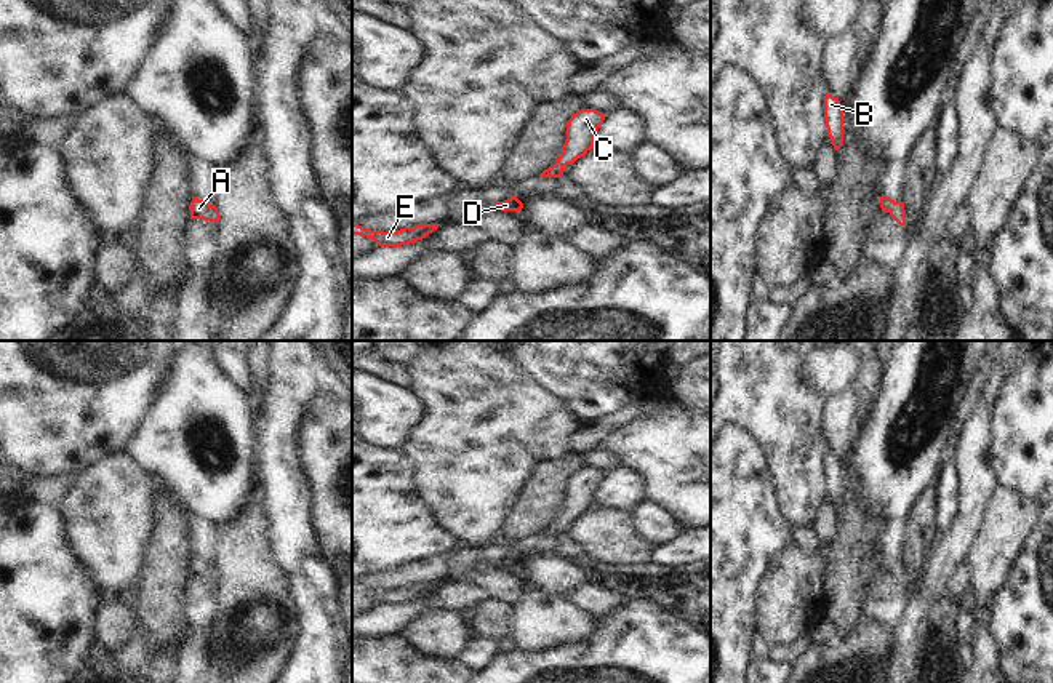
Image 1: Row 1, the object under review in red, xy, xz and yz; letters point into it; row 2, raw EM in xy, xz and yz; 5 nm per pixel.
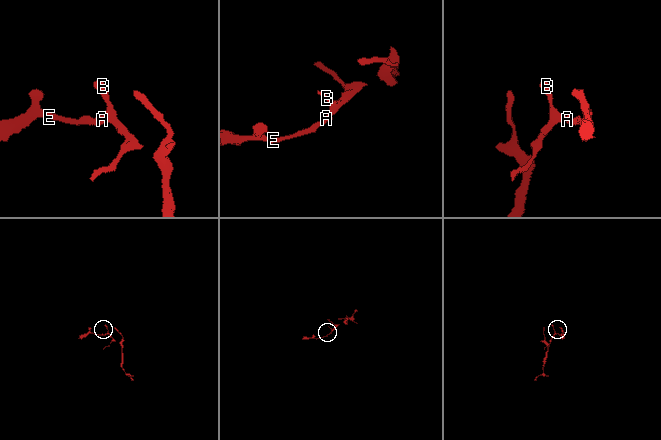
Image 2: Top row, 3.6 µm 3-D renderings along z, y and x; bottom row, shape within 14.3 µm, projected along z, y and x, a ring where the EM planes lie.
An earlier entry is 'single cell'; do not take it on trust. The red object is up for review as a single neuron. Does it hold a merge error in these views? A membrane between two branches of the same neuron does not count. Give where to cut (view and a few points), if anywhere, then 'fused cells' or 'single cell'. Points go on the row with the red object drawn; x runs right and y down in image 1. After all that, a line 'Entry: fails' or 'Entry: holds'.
no cut; single cell
Entry: holds

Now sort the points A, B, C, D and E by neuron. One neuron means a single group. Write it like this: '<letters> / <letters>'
A B C D E

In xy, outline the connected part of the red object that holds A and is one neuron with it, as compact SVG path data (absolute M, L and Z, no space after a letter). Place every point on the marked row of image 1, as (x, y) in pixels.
M197 197L192 198L189 210L190 210L190 219L203 219L216 224L221 219L221 214L214 205L205 203Z

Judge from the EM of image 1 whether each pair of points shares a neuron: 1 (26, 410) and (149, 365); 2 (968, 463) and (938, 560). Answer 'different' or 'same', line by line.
1: same
2: same

